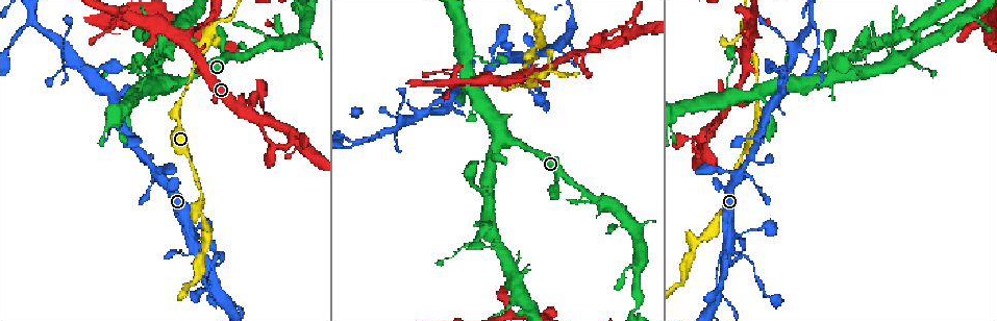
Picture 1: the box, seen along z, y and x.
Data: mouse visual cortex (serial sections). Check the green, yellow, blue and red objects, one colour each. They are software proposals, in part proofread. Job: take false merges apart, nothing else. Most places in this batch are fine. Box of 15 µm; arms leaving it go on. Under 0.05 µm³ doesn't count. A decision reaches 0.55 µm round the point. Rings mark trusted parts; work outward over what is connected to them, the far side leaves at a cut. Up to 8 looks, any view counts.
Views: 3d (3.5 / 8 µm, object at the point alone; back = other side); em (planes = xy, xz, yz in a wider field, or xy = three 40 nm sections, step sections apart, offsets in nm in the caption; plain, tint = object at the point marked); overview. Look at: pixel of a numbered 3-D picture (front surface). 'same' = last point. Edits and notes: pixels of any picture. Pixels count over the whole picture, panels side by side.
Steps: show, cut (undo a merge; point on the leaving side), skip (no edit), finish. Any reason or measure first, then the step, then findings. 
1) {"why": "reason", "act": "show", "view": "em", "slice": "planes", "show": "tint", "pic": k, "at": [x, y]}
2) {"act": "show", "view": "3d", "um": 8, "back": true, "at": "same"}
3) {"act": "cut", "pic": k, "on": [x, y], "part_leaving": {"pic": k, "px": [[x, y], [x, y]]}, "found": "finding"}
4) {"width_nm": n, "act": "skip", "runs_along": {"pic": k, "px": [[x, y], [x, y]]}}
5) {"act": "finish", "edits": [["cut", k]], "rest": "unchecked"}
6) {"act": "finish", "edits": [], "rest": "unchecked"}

{"why": "sharp bend", "act": "show", "view": "3d", "um": 3.5, "pic": 1, "at": [588, 51]}

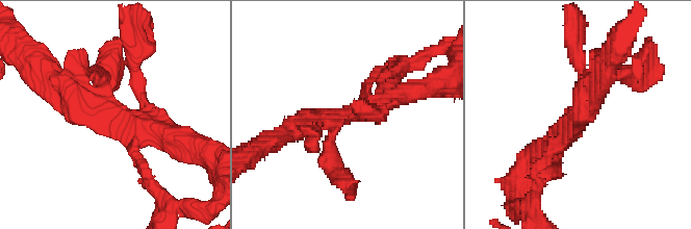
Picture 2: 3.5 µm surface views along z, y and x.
{"act": "show", "view": "em", "slice": "xy", "step": 2, "show": "tint", "pic": 2, "at": [125, 125]}

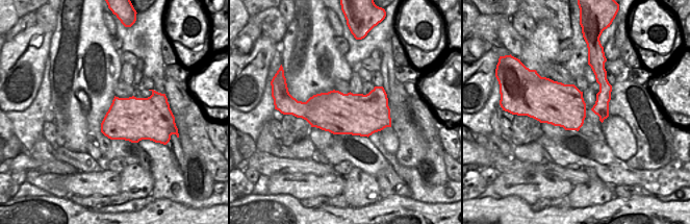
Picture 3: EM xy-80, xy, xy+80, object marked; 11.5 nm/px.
{"width_nm": 480, "act": "skip", "runs_along": {"pic": 2, "px": [[69, 96], [84, 115], [186, 141]]}, "found": "all the same cell"}

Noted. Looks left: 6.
{"why": "sudden change in width", "act": "show", "view": "3d", "um": 3.5, "pic": 1, "at": [940, 11]}

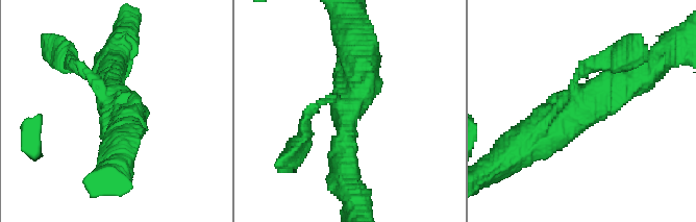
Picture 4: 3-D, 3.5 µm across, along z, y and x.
{"arms": 3, "arm_widths_nm": [150, 400, 500], "why": "now the EM", "act": "show", "view": "em", "slice": "xy", "step": 1, "show": "plain", "pic": 4, "at": [112, 105]}

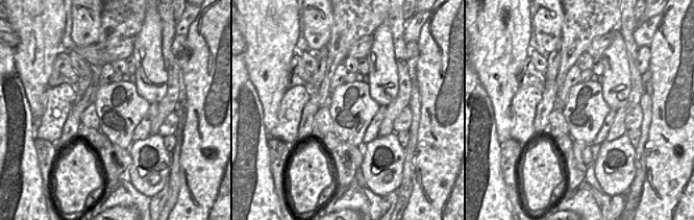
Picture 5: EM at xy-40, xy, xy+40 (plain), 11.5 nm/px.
{"act": "show", "view": "em", "slice": "xy", "step": 1, "show": "tint", "at": "same"}

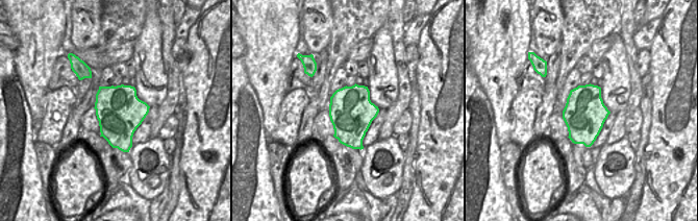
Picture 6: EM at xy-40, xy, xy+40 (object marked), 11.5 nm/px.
{"act": "skip", "runs_along": {"pic": 4, "px": [[528, 138], [643, 74]]}, "found": "all the same cell"}

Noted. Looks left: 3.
{"act": "show", "view": "em", "slice": "planes", "show": "tint", "pic": 1, "at": [752, 156]}

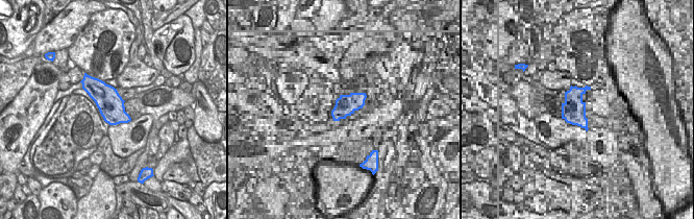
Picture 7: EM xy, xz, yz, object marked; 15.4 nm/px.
{"act": "show", "view": "3d", "um": 3.5, "at": "same"}

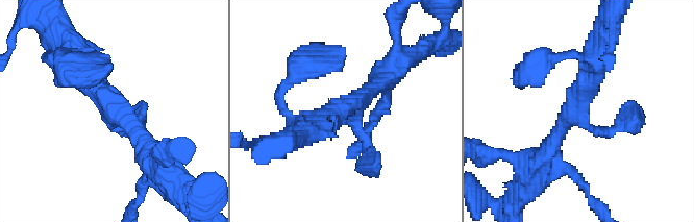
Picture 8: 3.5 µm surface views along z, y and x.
{"width_nm": 400, "act": "skip", "runs_along": {"pic": 8, "px": [[157, 162], [71, 62]]}, "found": "one cell here"}

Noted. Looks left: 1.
{"act": "finish", "edits": [], "rest": "unchecked"}

